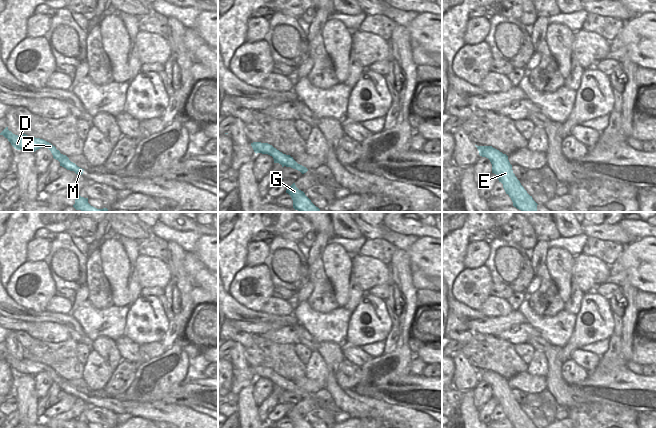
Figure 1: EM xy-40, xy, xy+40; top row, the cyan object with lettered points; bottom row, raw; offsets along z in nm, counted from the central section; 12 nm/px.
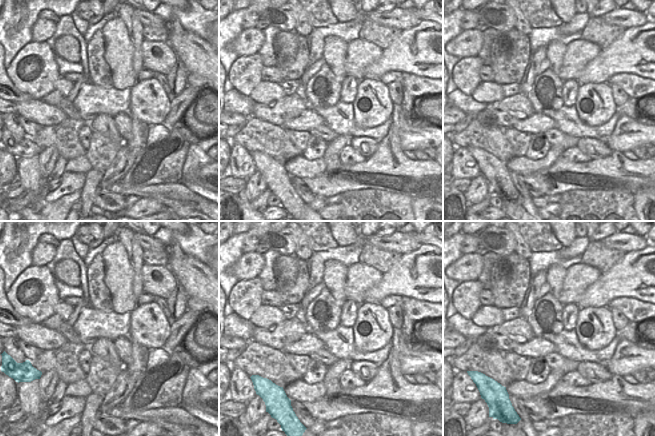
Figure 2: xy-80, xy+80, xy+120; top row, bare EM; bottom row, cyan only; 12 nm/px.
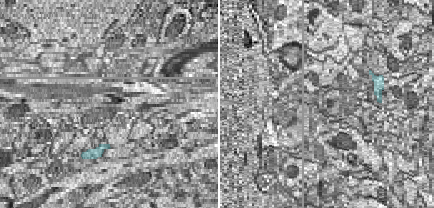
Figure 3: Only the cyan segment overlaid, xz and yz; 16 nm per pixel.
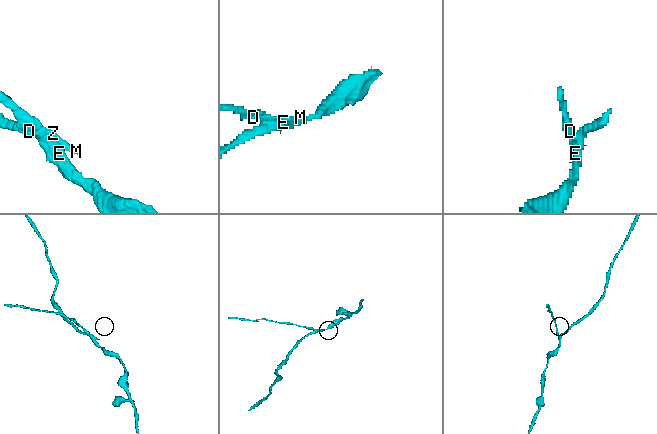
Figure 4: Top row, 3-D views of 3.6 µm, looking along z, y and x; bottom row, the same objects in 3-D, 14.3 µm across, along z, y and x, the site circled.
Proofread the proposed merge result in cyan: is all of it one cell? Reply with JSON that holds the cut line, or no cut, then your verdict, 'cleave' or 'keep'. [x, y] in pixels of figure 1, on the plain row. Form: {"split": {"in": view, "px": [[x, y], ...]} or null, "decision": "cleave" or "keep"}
{"split": {"in": "xy", "px": [[273, 381], [284, 389]]}, "decision": "cleave"}

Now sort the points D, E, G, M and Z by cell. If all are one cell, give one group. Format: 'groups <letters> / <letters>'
groups D M Z / E G

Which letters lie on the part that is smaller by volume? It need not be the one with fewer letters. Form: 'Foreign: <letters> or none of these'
Foreign: D, M, Z

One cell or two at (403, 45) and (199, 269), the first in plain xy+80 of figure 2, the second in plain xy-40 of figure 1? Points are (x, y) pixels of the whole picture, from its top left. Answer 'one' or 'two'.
two

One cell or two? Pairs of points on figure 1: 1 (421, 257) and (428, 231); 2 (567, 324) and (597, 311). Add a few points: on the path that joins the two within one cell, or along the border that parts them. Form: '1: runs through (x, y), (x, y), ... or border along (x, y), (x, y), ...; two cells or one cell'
1: border along (431, 236), (420, 236), (418, 238); two cells
2: border along (576, 315), (573, 332), (566, 343); two cells

